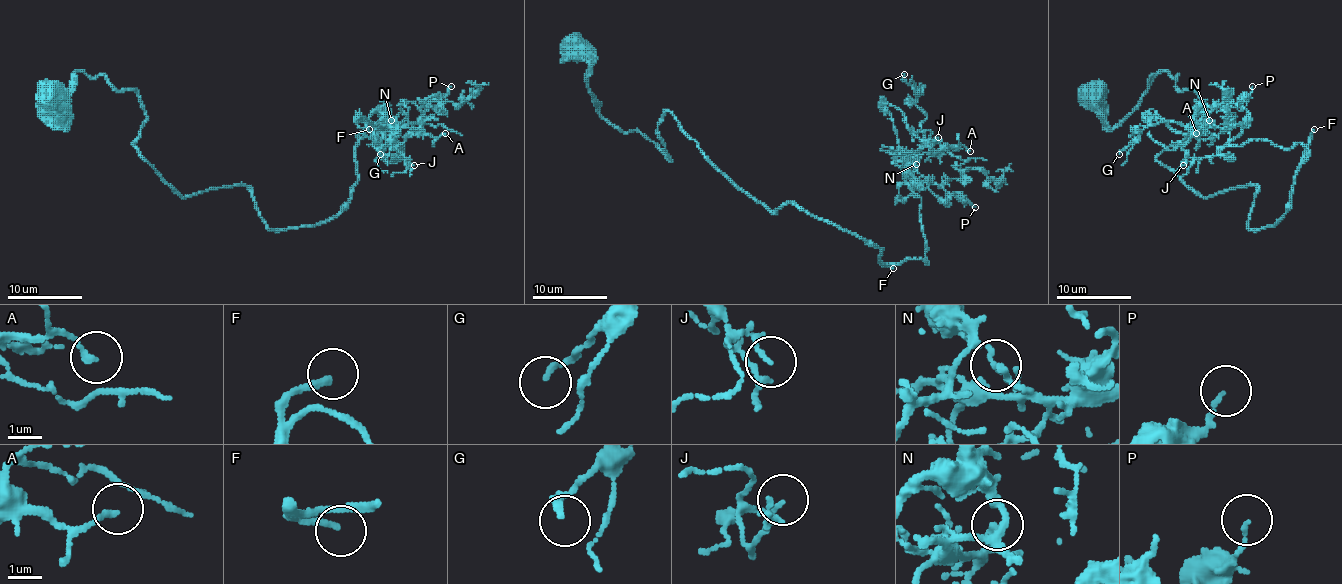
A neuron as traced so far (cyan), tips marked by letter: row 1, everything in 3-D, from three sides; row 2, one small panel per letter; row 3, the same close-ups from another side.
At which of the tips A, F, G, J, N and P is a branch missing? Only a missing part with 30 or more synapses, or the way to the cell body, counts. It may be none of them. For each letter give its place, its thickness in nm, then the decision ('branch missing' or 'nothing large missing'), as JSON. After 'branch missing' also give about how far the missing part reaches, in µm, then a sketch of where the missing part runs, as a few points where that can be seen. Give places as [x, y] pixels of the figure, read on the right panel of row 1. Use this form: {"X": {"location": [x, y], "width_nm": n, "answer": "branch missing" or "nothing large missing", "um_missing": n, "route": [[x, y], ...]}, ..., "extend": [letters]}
{"A": {"location": [1196, 133], "width_nm": 100, "answer": "nothing large missing"}, "F": {"location": [1314, 129], "width_nm": 200, "answer": "branch missing", "um_missing": 50, "route": [[1314, 129], [1316, 101], [1235, 101], [1271, 70], [1260, 62], [1263, 32], [1248, 23]]}, "G": {"location": [1119, 154], "width_nm": 170, "answer": "nothing large missing"}, "J": {"location": [1183, 165], "width_nm": 150, "answer": "nothing large missing"}, "N": {"location": [1209, 120], "width_nm": 170, "answer": "nothing large missing"}, "P": {"location": [1252, 86], "width_nm": 120, "answer": "nothing large missing"}, "extend": ["F"]}

